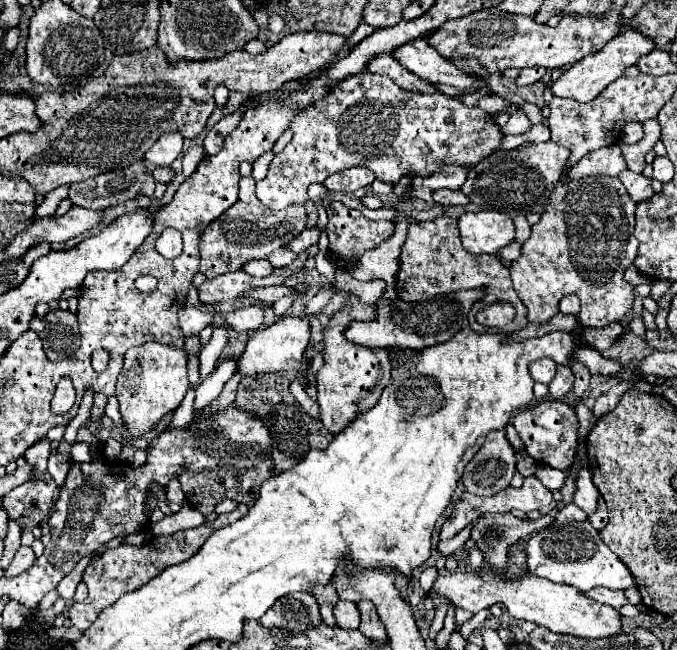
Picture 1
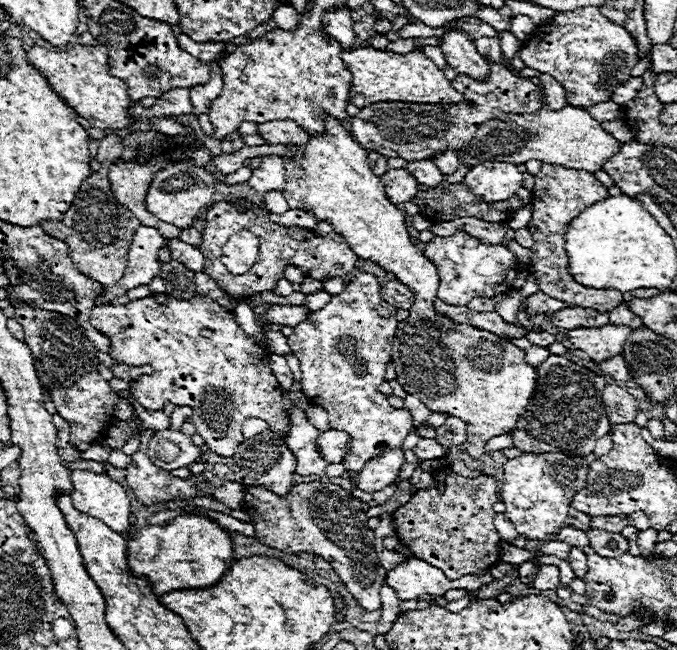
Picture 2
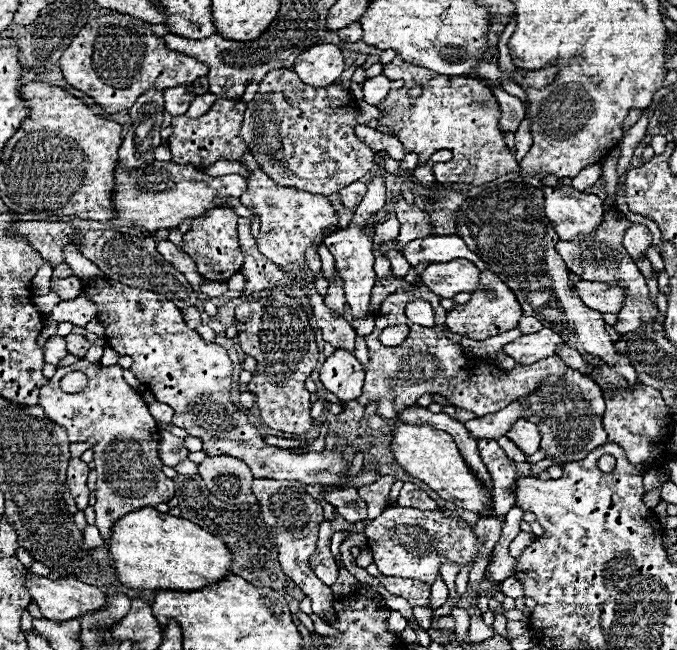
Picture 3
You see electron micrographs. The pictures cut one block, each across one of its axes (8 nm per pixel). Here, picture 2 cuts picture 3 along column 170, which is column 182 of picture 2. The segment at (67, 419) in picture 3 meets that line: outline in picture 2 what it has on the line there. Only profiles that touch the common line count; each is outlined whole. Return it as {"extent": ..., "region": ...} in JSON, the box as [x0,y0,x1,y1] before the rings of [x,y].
{"extent":[126,430,206,506],"region":[[[148,430],[140,436],[140,450],[132,454],[132,462],[126,468],[126,480],[128,486],[134,490],[136,498],[150,506],[162,500],[174,500],[174,498],[190,498],[198,492],[204,496],[206,492],[192,484],[190,480],[182,480],[176,476],[170,476],[170,472],[154,466],[148,458],[148,442],[154,436],[154,430]]]}

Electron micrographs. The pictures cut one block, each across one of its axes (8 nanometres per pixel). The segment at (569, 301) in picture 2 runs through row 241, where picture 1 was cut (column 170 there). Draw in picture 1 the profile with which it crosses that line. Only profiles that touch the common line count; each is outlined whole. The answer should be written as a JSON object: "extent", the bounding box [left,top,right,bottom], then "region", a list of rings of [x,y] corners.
{"extent":[68,504,248,632],"region":[[[238,504],[234,512],[230,514],[220,514],[214,522],[206,522],[198,528],[190,528],[190,530],[178,530],[170,536],[160,536],[160,538],[152,538],[146,544],[140,546],[132,546],[132,544],[122,544],[114,550],[106,550],[100,558],[96,558],[92,564],[86,566],[84,570],[84,582],[88,586],[88,598],[84,602],[74,602],[68,610],[68,618],[72,620],[72,626],[76,626],[80,632],[88,630],[92,626],[92,622],[96,620],[96,616],[110,604],[114,604],[122,594],[126,592],[134,592],[138,588],[142,588],[146,582],[150,582],[154,576],[158,576],[166,566],[172,564],[180,564],[186,562],[188,558],[192,558],[202,544],[206,542],[206,538],[218,530],[220,526],[228,526],[236,520],[240,520],[244,514],[248,512],[246,504]]]}

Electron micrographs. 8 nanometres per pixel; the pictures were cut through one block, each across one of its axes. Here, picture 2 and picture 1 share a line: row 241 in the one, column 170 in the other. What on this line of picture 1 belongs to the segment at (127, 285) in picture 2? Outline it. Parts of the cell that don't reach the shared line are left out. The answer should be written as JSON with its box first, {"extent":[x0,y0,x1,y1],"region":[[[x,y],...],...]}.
{"extent":[144,132,184,166],"region":[[[176,132],[162,134],[158,138],[158,142],[146,152],[144,158],[156,166],[170,166],[178,158],[178,154],[182,152],[182,140],[184,138]]]}

